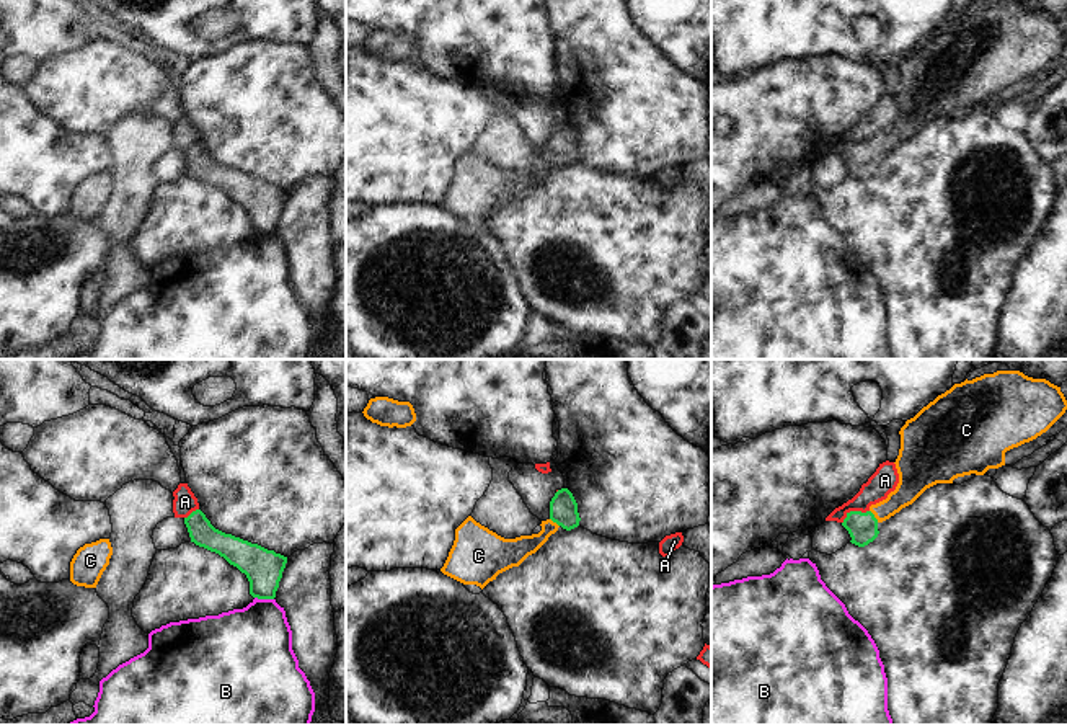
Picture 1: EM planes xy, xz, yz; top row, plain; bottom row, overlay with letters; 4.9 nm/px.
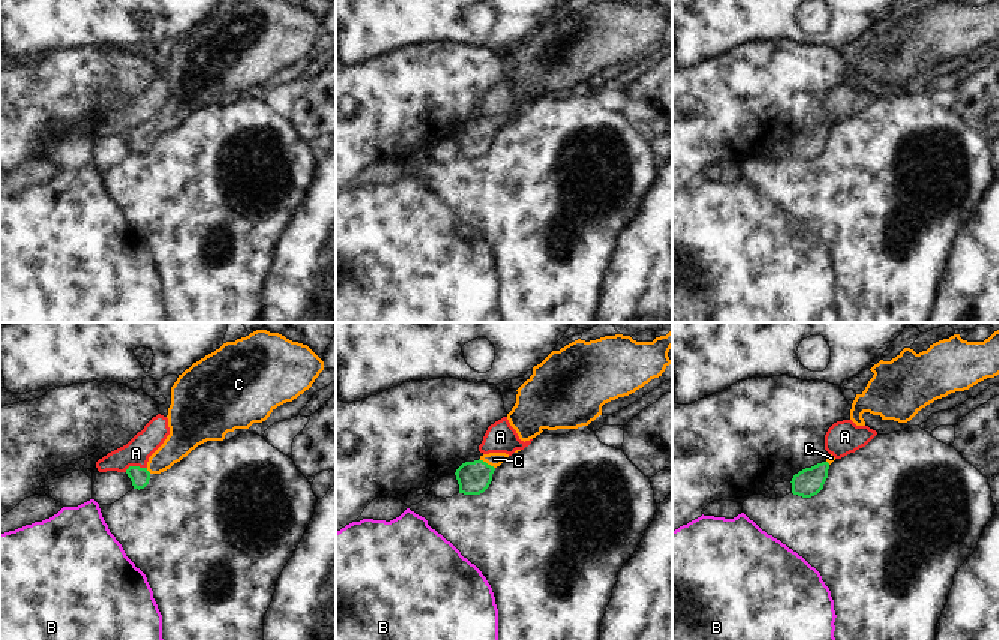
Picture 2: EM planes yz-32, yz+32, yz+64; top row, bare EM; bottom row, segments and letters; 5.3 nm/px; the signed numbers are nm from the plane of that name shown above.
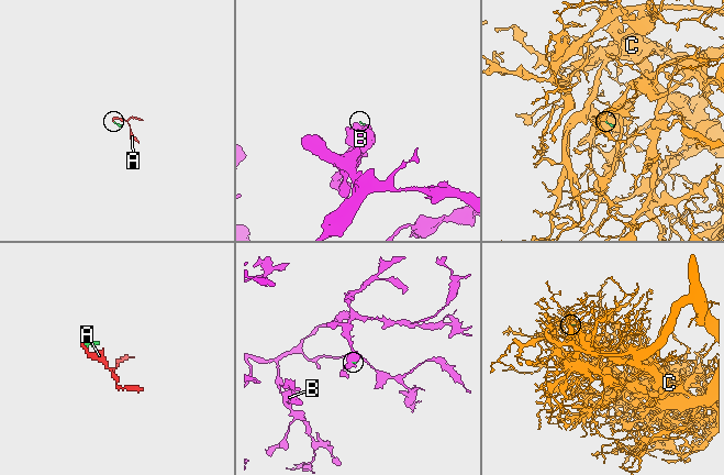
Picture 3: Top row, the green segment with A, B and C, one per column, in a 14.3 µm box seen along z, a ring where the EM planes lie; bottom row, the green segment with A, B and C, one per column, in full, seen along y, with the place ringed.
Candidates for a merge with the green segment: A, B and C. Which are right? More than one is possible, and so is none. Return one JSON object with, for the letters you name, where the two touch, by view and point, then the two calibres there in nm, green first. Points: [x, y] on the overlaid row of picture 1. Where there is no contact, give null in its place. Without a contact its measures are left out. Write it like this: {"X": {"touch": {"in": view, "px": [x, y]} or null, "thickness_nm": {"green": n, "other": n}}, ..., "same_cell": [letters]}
{"C": {"touch": {"in": "yz", "px": [873, 516]}, "thickness_nm": {"green": 140, "other": 140}}, "same_cell": ["C"]}

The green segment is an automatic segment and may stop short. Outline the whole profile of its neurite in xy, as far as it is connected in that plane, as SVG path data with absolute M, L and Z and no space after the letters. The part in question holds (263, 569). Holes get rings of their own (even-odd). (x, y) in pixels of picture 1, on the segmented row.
M201 509L184 518L191 542L224 557L246 575L250 594L274 599L287 557L215 529Z

